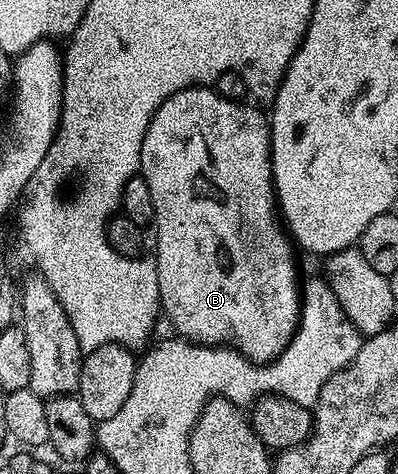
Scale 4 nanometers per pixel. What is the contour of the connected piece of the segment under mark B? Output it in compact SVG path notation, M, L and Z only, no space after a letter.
M212 86L183 88L162 102L162 106L148 121L146 138L140 151L139 175L143 176L146 186L150 186L150 198L154 198L154 229L156 228L157 264L156 294L158 308L172 323L177 337L191 340L194 344L223 346L234 348L248 360L256 364L267 364L282 350L286 350L288 341L296 333L300 323L302 303L302 280L296 277L296 256L292 253L293 241L282 223L276 202L276 185L272 183L272 125L269 117L259 112L261 109L252 102L241 102L222 98Z

